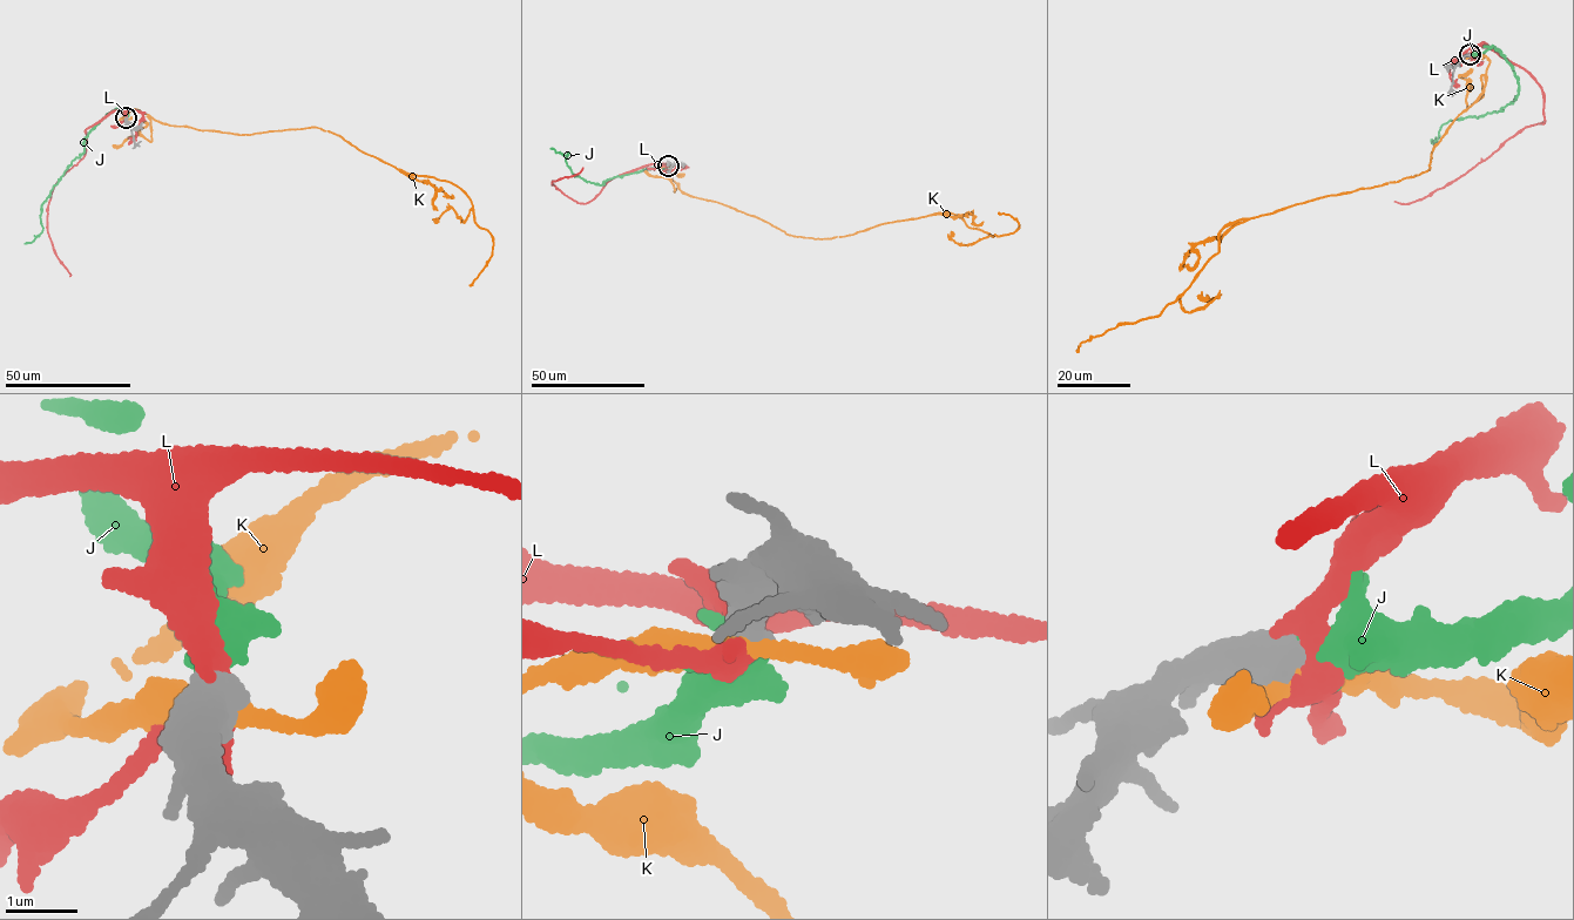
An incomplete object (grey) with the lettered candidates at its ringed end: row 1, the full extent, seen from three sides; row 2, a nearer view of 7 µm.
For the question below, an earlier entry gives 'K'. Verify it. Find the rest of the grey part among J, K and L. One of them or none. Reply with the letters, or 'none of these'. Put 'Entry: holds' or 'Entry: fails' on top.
Entry: fails
J

